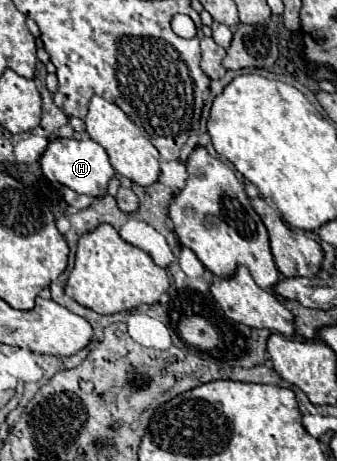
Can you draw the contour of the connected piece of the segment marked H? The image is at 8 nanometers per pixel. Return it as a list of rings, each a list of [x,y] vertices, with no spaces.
[[[84,137],[80,141],[74,139],[52,139],[46,153],[40,159],[40,167],[50,181],[58,181],[76,193],[84,193],[90,197],[102,197],[108,191],[108,181],[116,177],[116,171],[108,159],[108,153],[102,145]]]

